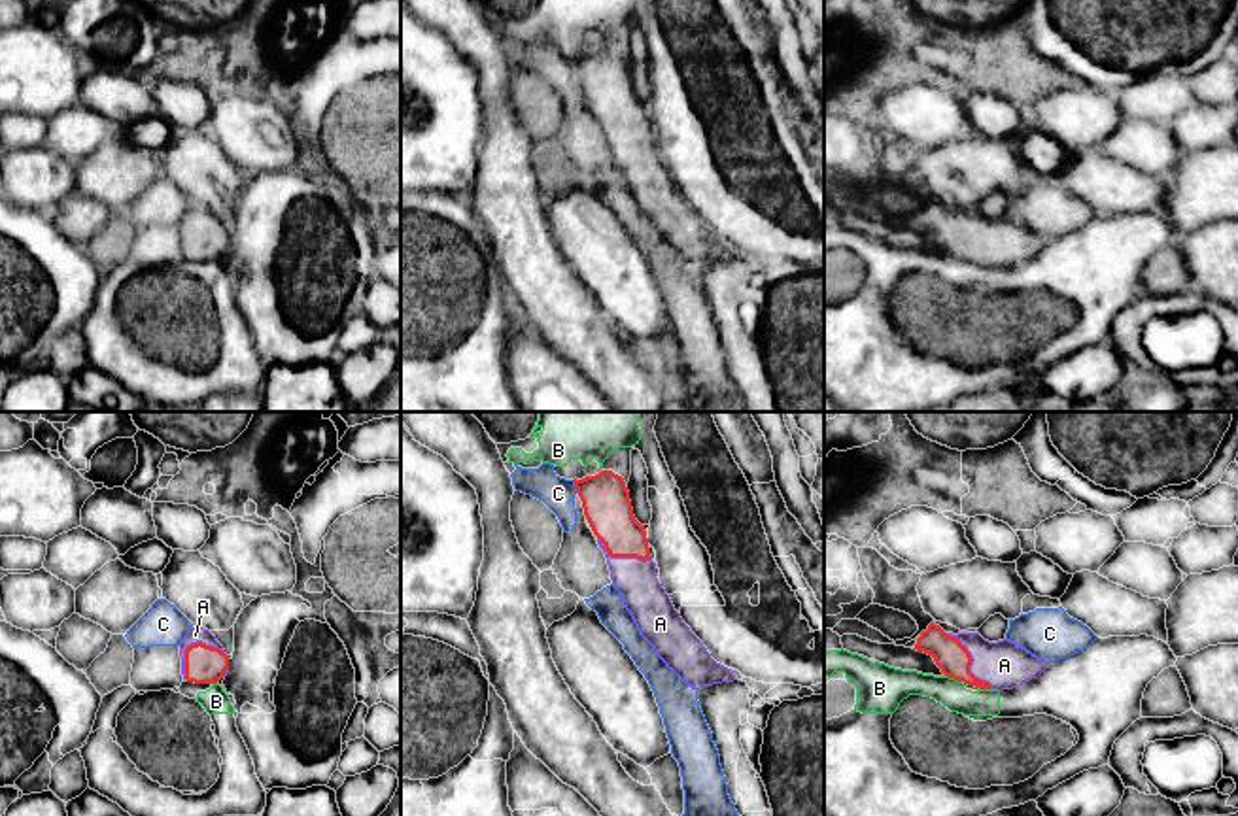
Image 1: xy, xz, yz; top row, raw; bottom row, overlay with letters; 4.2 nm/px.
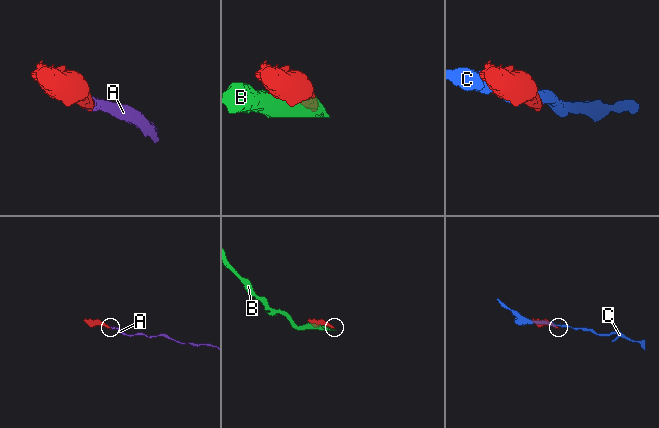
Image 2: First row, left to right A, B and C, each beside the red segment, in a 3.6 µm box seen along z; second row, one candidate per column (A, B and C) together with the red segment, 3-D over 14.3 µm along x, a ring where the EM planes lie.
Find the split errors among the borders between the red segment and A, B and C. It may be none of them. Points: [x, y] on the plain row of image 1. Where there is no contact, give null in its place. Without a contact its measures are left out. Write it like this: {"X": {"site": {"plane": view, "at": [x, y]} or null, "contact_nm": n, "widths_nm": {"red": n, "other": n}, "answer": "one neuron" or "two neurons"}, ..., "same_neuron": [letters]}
{"A": {"site": {"plane": "yz", "at": [972, 237]}, "contact_nm": 300, "widths_nm": {"red": 140, "other": 200}, "answer": "one neuron"}, "B": {"site": {"plane": "yz", "at": [953, 254]}, "contact_nm": 80, "widths_nm": {"red": 140, "other": 140}, "answer": "two neurons"}, "C": {"site": {"plane": "xz", "at": [575, 63]}, "contact_nm": 60, "widths_nm": {"red": 200, "other": 140}, "answer": "two neurons"}, "same_neuron": ["A"]}

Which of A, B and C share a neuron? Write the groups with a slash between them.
A / B / C

